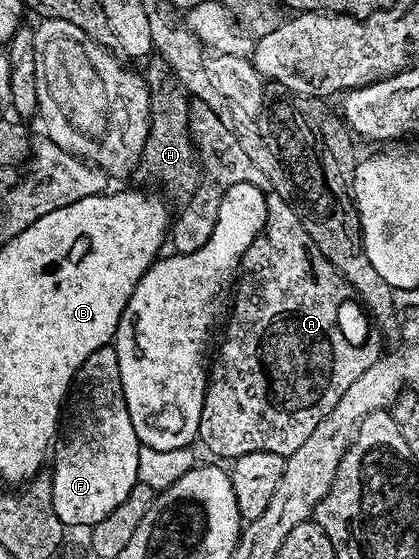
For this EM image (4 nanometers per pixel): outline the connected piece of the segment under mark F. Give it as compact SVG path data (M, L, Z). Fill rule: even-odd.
M114 347L98 348L79 368L77 388L83 391L83 401L75 412L75 421L63 440L59 449L56 447L55 468L50 469L53 482L53 510L57 510L57 518L68 529L90 529L91 525L101 522L112 510L117 510L125 498L129 498L129 490L140 483L139 471L140 443L137 430L133 430L133 422L129 418L129 410L125 406L123 387L121 386L121 366L117 362Z

